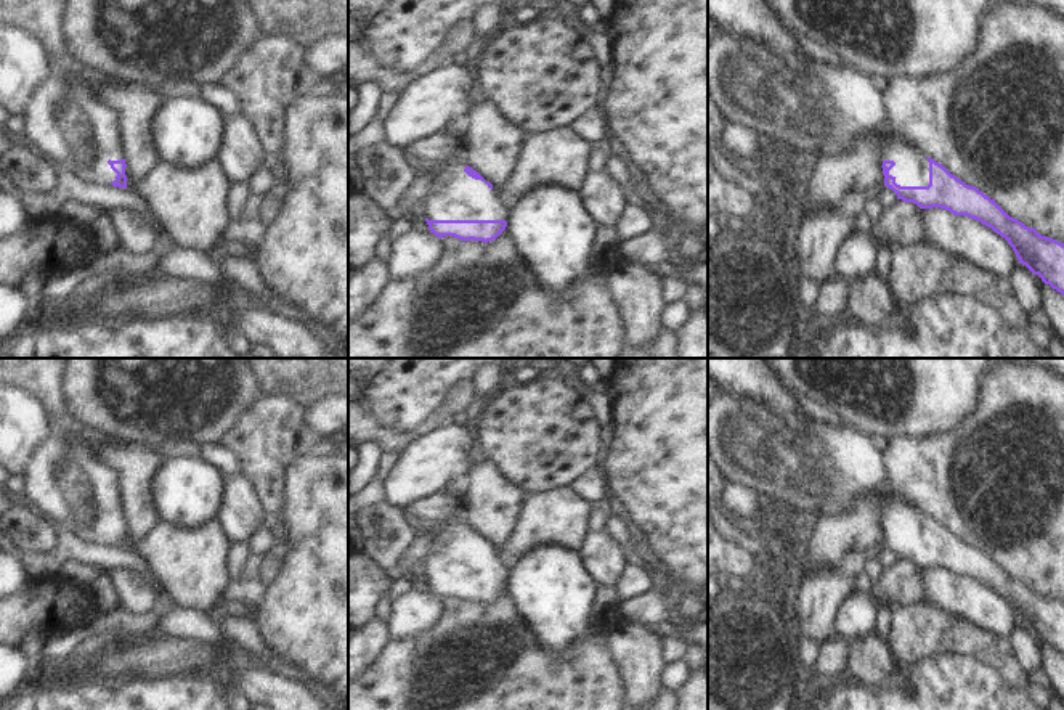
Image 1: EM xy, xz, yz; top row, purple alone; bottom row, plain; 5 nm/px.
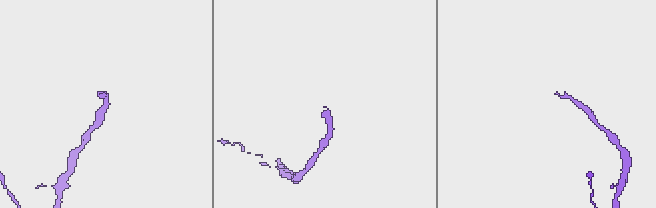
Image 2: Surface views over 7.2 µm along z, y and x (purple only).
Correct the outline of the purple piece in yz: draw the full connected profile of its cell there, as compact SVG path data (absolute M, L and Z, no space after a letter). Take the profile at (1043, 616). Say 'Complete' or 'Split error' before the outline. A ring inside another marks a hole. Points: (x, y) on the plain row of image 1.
Split error. M717 390L708 400L708 450L725 480L746 485L769 503L782 504L798 517L836 514L851 506L854 498L865 490L879 495L884 546L891 548L897 559L913 562L920 569L940 567L992 588L1008 601L1019 623L1064 655L1064 604L1009 577L995 559L966 545L934 519L915 509L900 508L886 487L883 440L875 440L871 434L863 434L849 424L838 429L814 418L809 419L807 432L799 435L767 406Z

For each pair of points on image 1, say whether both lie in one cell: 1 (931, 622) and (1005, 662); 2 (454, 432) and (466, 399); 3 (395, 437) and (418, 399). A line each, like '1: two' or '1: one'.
1: one
2: two
3: two

